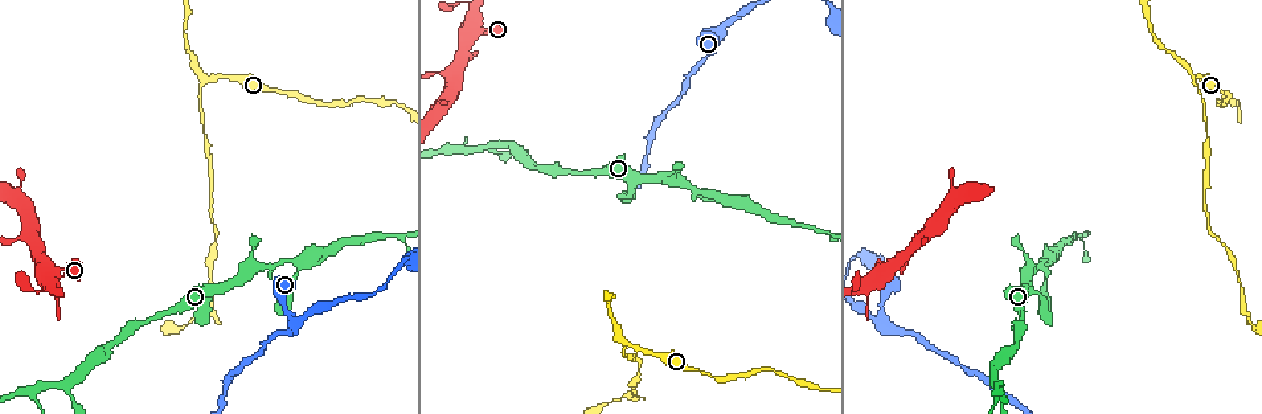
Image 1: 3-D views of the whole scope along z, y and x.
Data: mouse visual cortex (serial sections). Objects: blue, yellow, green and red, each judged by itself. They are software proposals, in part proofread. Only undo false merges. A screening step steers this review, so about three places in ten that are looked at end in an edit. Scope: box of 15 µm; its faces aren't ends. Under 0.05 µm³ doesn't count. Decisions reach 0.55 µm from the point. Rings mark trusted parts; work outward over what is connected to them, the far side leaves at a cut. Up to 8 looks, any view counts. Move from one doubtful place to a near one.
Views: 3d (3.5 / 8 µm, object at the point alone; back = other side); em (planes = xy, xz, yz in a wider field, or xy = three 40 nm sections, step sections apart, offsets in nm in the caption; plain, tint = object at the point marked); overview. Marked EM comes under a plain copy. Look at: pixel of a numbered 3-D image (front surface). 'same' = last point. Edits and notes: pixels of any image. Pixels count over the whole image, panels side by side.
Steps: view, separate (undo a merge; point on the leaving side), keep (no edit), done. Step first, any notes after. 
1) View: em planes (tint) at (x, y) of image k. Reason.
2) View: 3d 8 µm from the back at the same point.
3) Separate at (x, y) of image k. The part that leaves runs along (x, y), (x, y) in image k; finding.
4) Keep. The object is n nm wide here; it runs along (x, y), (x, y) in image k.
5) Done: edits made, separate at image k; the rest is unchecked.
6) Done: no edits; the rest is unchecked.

View: em xy step 2 (tint) at (860, 289) of image 1. Sharp bend.

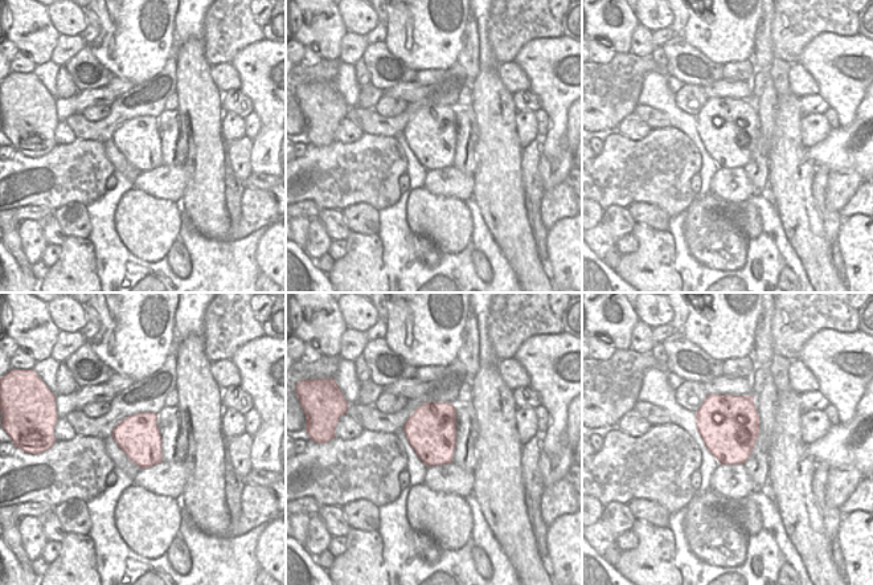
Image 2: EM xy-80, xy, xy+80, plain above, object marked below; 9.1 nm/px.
View: 3d 3.5 µm from the back at the same point. See where the arms go.

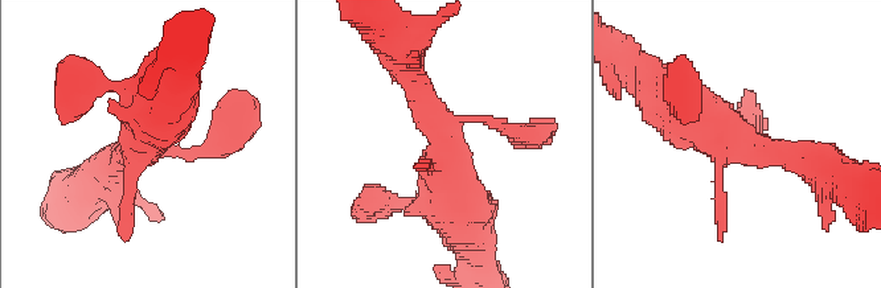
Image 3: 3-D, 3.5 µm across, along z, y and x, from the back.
Keep. Continuous, no second cell.

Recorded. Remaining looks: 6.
View: 3d 8 µm at (298, 259) of image 1. A fork.

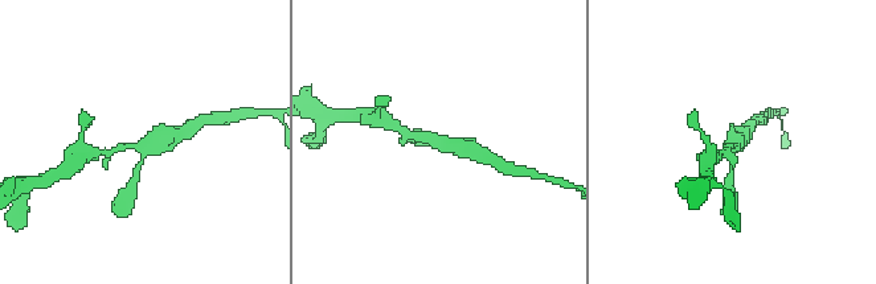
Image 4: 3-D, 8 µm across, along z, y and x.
View: 3d 3.5 µm at (144, 145) of image 4.

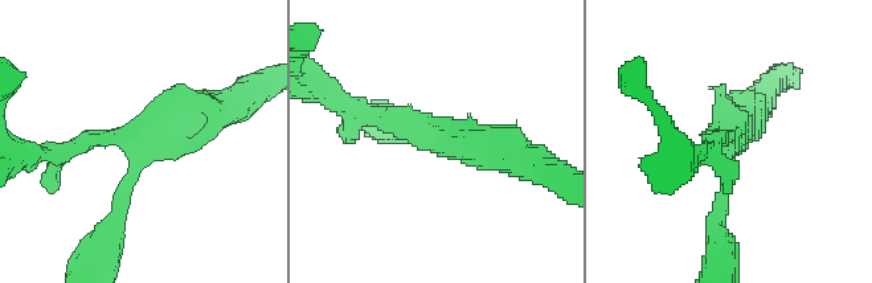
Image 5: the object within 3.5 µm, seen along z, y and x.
View: em xy step 1 (tint) at (729, 138) of image 5.

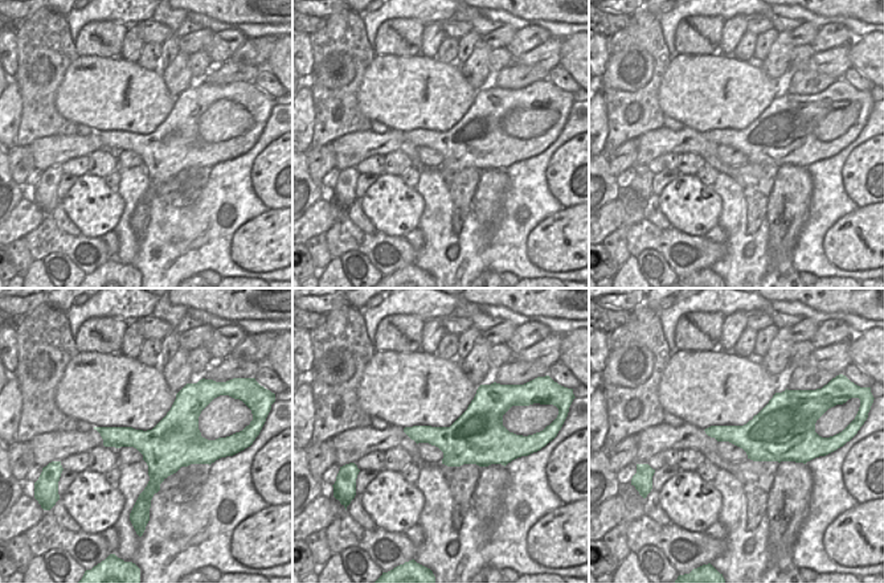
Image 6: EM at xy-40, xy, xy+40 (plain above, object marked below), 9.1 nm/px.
Keep. It runs along (348, 105), (502, 159) in image 5; one cell here.

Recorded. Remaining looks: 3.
View: 3d 3.5 µm at (821, 229) of image 1. Calibre changes.

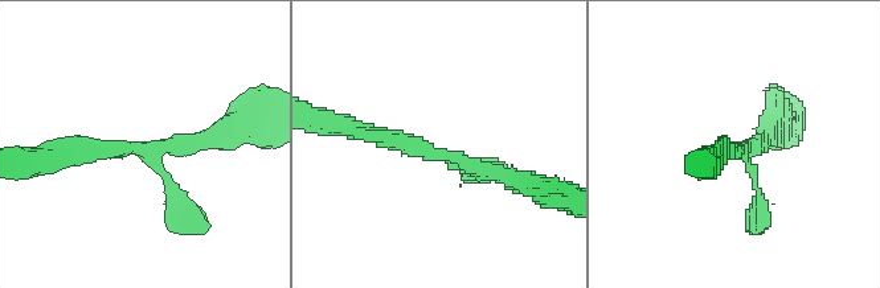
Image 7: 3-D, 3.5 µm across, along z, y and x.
View: em xy step 3 (tint) at (744, 151) of image 7. 3 arms meet here; the arms are 150, 200, 200 nm wide; shape alone is not enough.

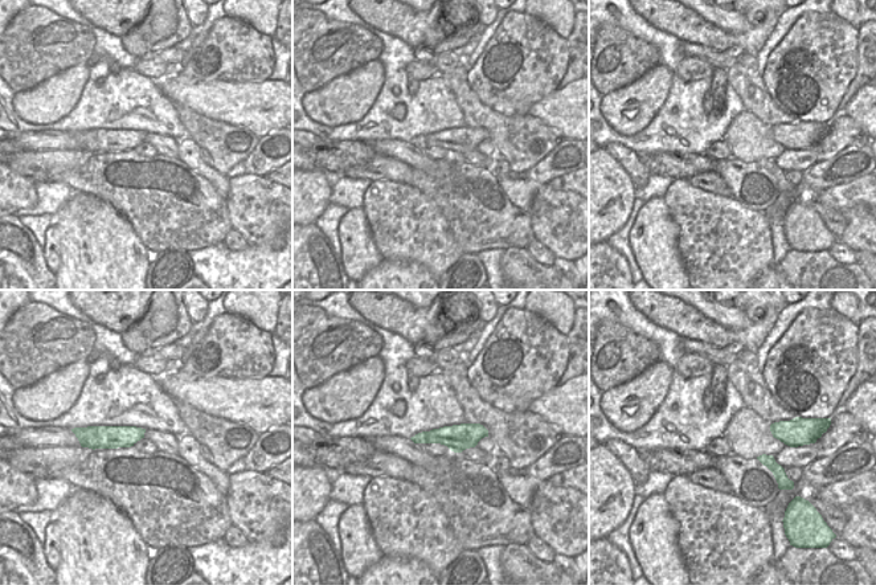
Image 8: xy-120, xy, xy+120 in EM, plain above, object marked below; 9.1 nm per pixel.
Keep. Continuous, no second cell.

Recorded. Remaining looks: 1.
Done: no edits; the rest is unchecked.

